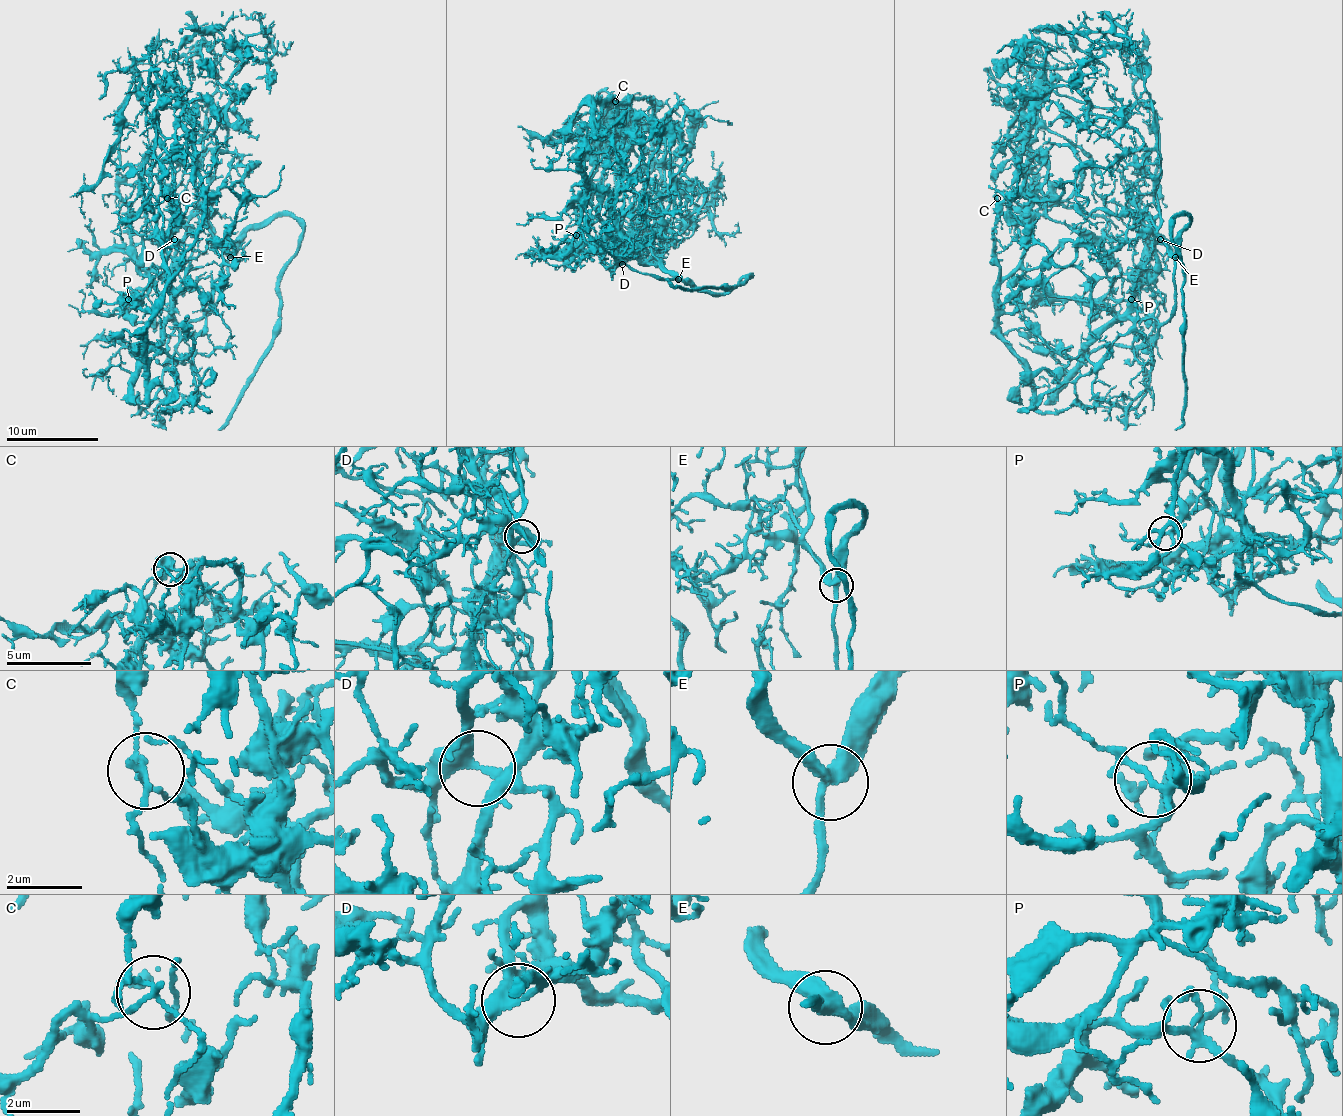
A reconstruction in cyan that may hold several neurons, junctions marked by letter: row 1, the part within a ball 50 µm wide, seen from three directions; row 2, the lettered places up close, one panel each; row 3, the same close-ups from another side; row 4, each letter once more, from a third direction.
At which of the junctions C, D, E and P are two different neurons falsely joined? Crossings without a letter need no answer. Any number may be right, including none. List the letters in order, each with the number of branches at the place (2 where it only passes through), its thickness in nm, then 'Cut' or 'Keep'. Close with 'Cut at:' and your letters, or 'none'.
C: Branches: 5. Thickness 120 nm. Cut
D: Branches: 3. Thickness 280 nm. Cut
E: Branches: 3. Thickness 320 nm. Keep
P: Branches: 4. Thickness 180 nm. Keep
Cut at: C, D

